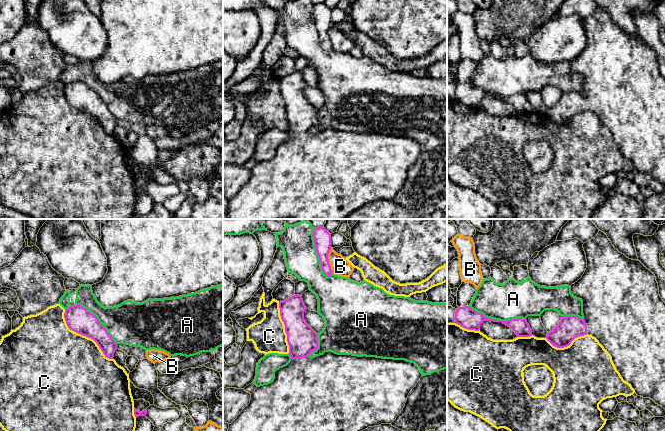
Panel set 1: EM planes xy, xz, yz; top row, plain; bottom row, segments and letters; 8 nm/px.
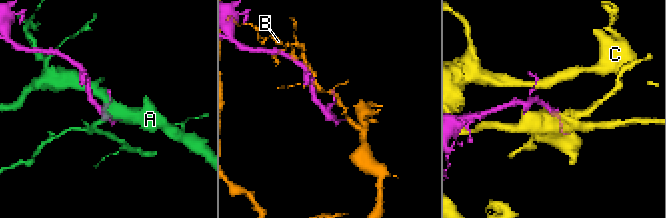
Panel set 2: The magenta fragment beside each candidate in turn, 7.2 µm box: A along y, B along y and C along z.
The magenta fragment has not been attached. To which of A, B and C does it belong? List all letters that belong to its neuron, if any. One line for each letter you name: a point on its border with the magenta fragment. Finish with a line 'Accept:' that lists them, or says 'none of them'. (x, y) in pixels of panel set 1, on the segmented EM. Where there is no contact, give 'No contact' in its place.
Accept: none of them

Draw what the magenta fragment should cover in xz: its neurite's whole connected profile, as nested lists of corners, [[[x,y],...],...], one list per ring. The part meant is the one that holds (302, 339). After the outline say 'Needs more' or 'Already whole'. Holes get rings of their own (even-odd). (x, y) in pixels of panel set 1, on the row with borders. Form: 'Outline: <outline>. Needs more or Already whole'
Outline: [[[301,295],[279,302],[280,316],[285,325],[290,363],[275,372],[272,383],[257,387],[250,403],[229,424],[228,431],[363,431],[368,427],[391,424],[403,410],[409,393],[422,374],[405,360],[338,355],[331,351],[315,358],[308,355],[318,348],[318,334],[304,320],[307,309]]]. Needs more

